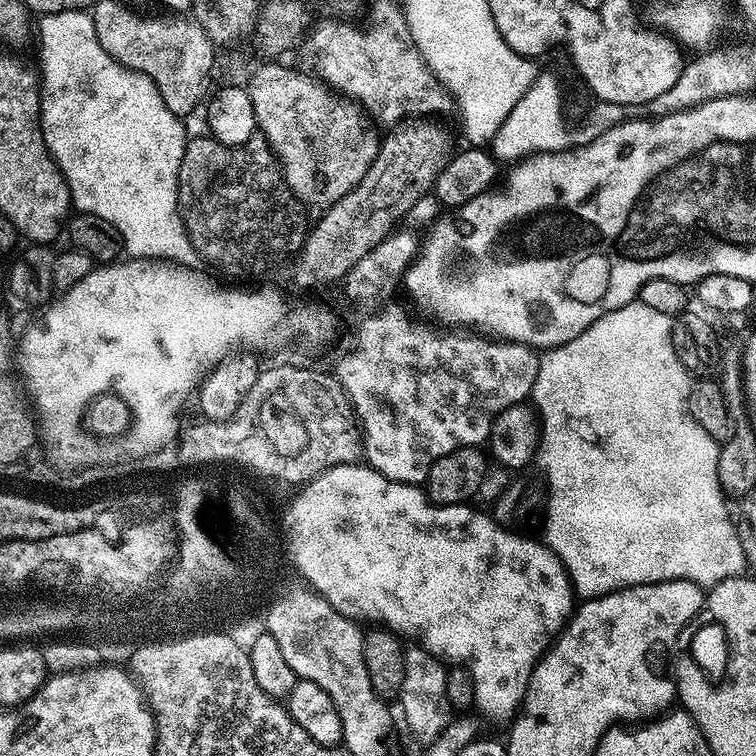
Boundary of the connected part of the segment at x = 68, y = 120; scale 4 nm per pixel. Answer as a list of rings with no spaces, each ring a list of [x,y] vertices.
[[[87,11],[59,12],[58,14],[46,14],[39,17],[40,23],[40,64],[38,63],[38,75],[40,77],[40,128],[44,132],[44,141],[48,152],[56,159],[64,181],[68,183],[68,189],[72,195],[72,208],[77,213],[89,212],[98,218],[106,218],[114,230],[118,230],[123,251],[129,257],[142,260],[162,260],[173,264],[182,264],[186,268],[200,268],[202,261],[196,252],[196,247],[190,242],[188,231],[184,225],[184,219],[180,217],[178,205],[178,182],[180,181],[180,167],[182,166],[182,154],[186,143],[184,136],[185,121],[175,116],[162,102],[162,94],[158,94],[158,86],[146,78],[146,74],[138,74],[126,66],[122,66],[106,50],[102,50],[102,42],[98,42],[98,34],[94,34],[94,22]]]

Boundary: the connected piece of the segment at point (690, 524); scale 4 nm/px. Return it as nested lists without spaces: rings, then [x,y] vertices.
[[[633,302],[622,306],[618,310],[606,313],[602,318],[598,318],[598,322],[594,322],[586,331],[578,338],[574,338],[570,342],[560,344],[557,348],[549,348],[541,355],[540,369],[538,370],[538,378],[532,387],[530,397],[531,403],[534,405],[540,418],[540,446],[536,449],[535,463],[540,464],[540,468],[544,471],[544,480],[546,485],[546,511],[548,517],[544,520],[544,532],[546,543],[552,549],[552,553],[564,564],[565,571],[568,572],[568,578],[572,582],[575,595],[580,598],[595,598],[597,596],[608,596],[612,592],[617,592],[620,588],[633,588],[639,584],[656,584],[659,580],[689,580],[701,586],[711,586],[722,582],[726,578],[734,578],[735,576],[743,576],[746,572],[746,561],[744,551],[742,550],[742,542],[740,541],[740,533],[737,525],[732,524],[732,520],[728,517],[728,504],[724,487],[720,485],[718,480],[718,454],[720,453],[720,444],[714,438],[710,438],[710,434],[706,434],[706,430],[702,430],[702,426],[698,426],[698,422],[694,422],[694,418],[688,412],[688,392],[691,390],[694,380],[690,373],[684,369],[682,362],[678,358],[678,354],[674,354],[674,346],[672,345],[672,321],[673,317],[666,314],[658,314],[658,310],[650,310],[650,306],[639,302]]]

